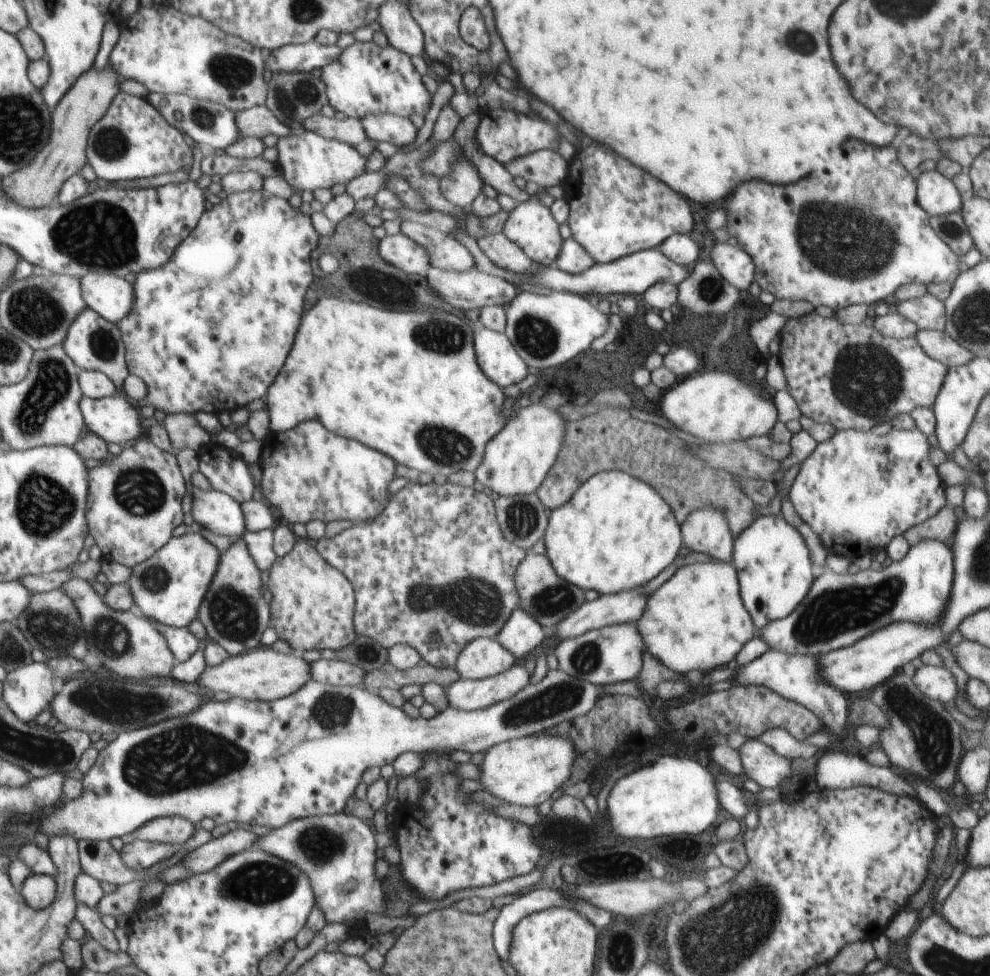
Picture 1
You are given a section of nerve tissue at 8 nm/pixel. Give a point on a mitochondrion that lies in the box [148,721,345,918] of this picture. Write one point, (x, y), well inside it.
(251, 883)

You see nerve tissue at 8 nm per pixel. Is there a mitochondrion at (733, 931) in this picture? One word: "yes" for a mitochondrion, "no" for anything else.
yes

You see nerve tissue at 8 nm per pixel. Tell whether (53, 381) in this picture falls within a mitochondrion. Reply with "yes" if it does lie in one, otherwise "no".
yes

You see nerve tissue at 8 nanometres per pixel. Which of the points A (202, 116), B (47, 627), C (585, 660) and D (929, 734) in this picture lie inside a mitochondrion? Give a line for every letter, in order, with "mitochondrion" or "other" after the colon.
A: mitochondrion
B: mitochondrion
C: mitochondrion
D: mitochondrion

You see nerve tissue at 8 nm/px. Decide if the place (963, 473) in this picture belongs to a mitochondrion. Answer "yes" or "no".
no

